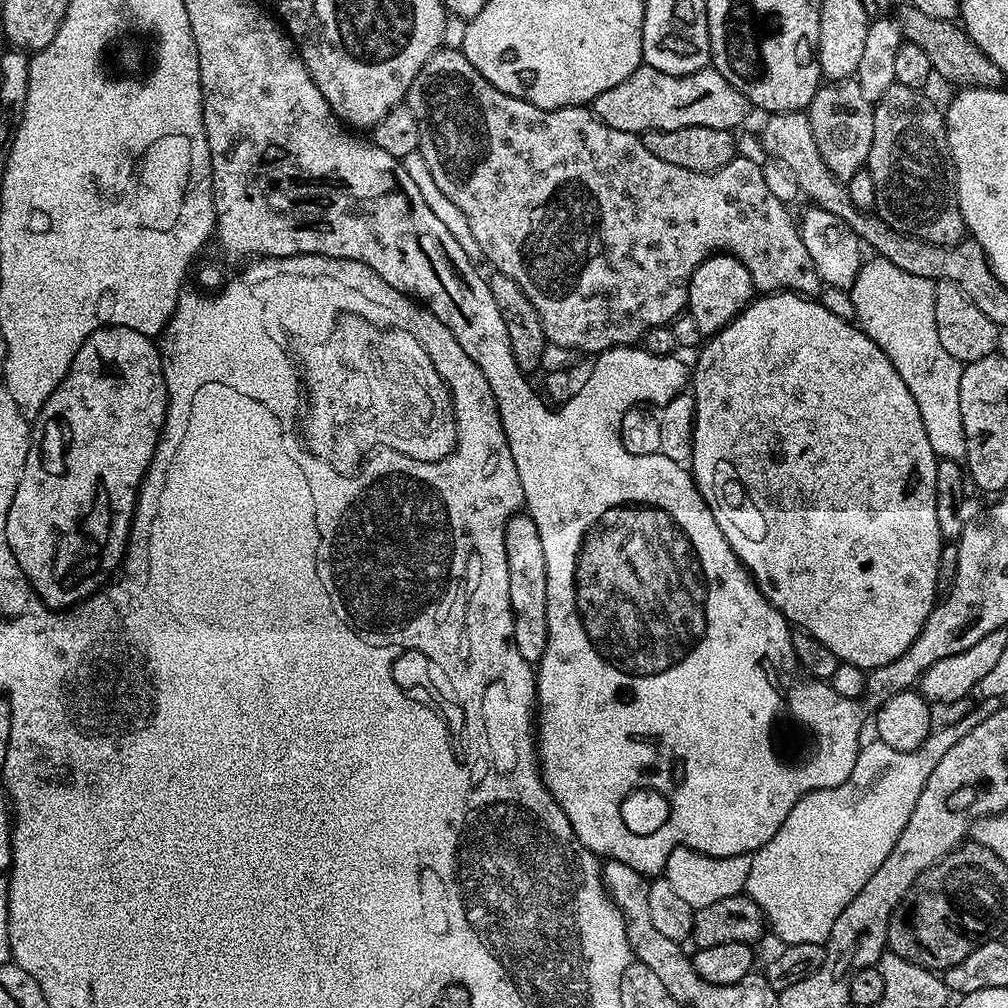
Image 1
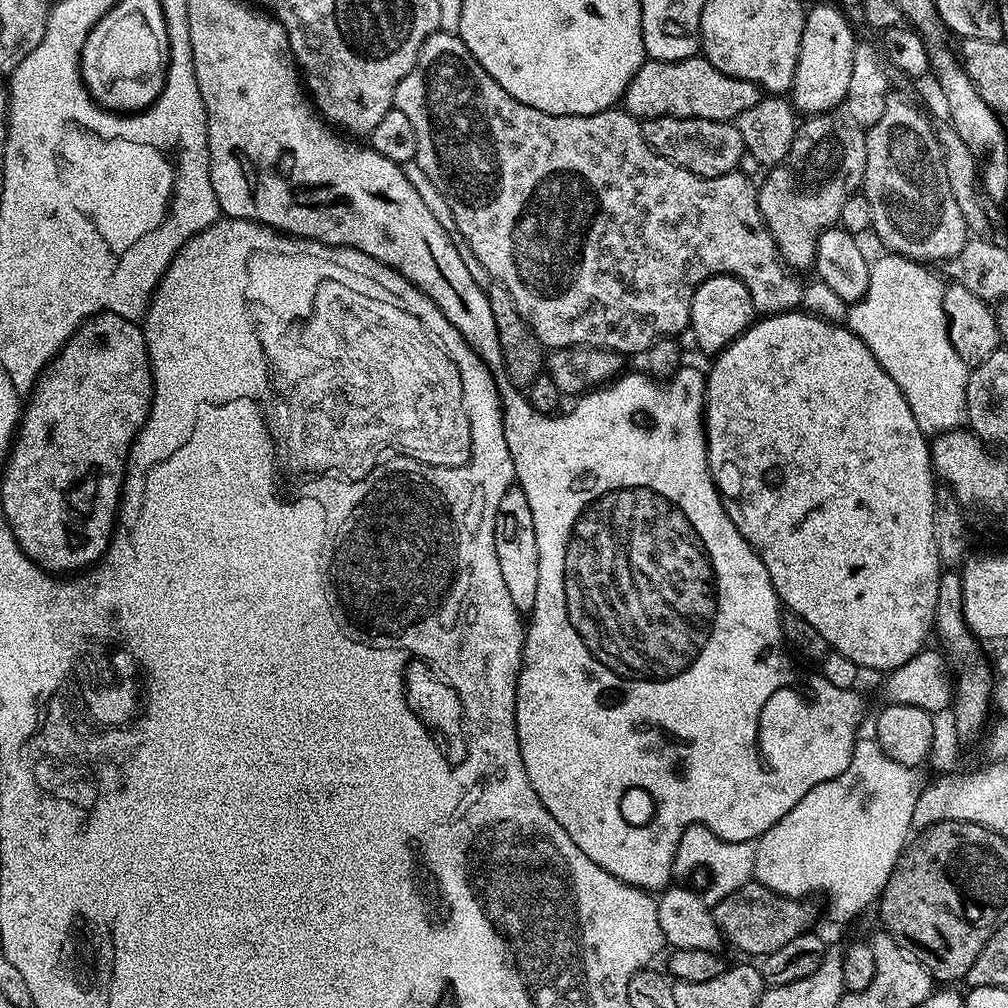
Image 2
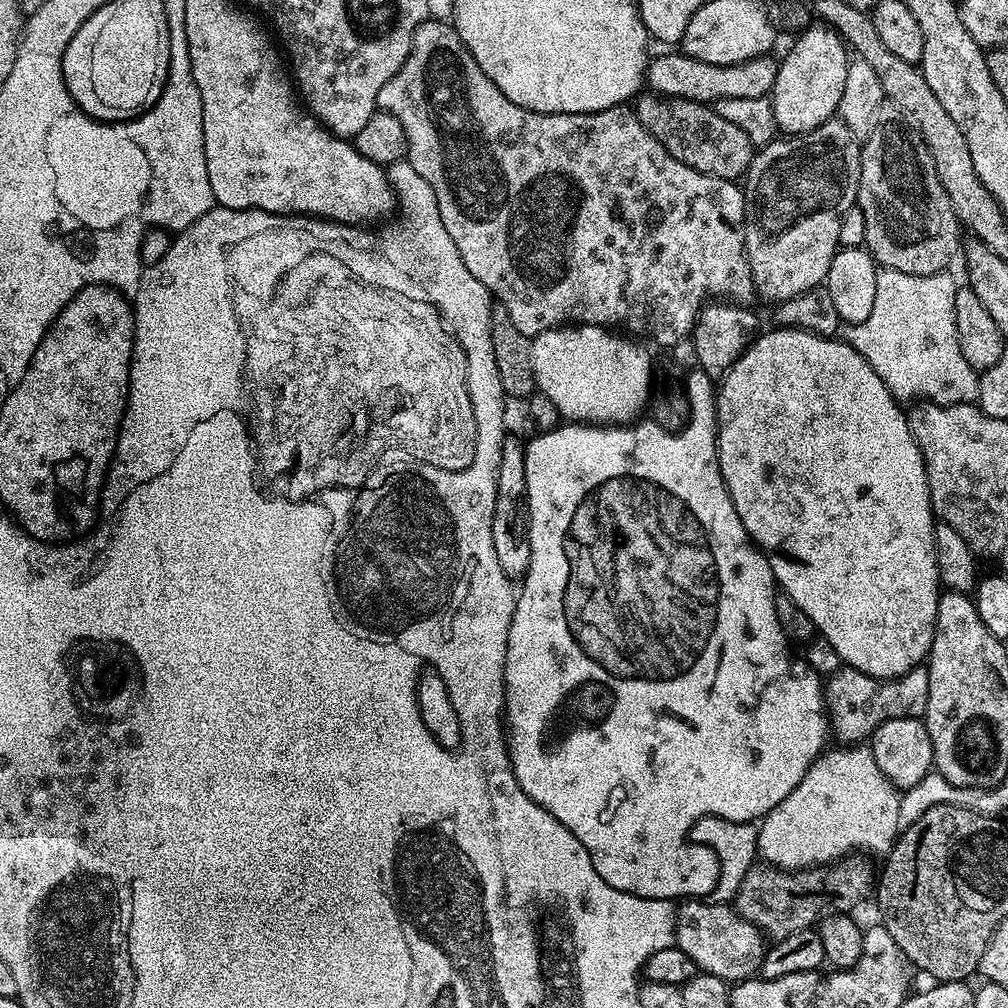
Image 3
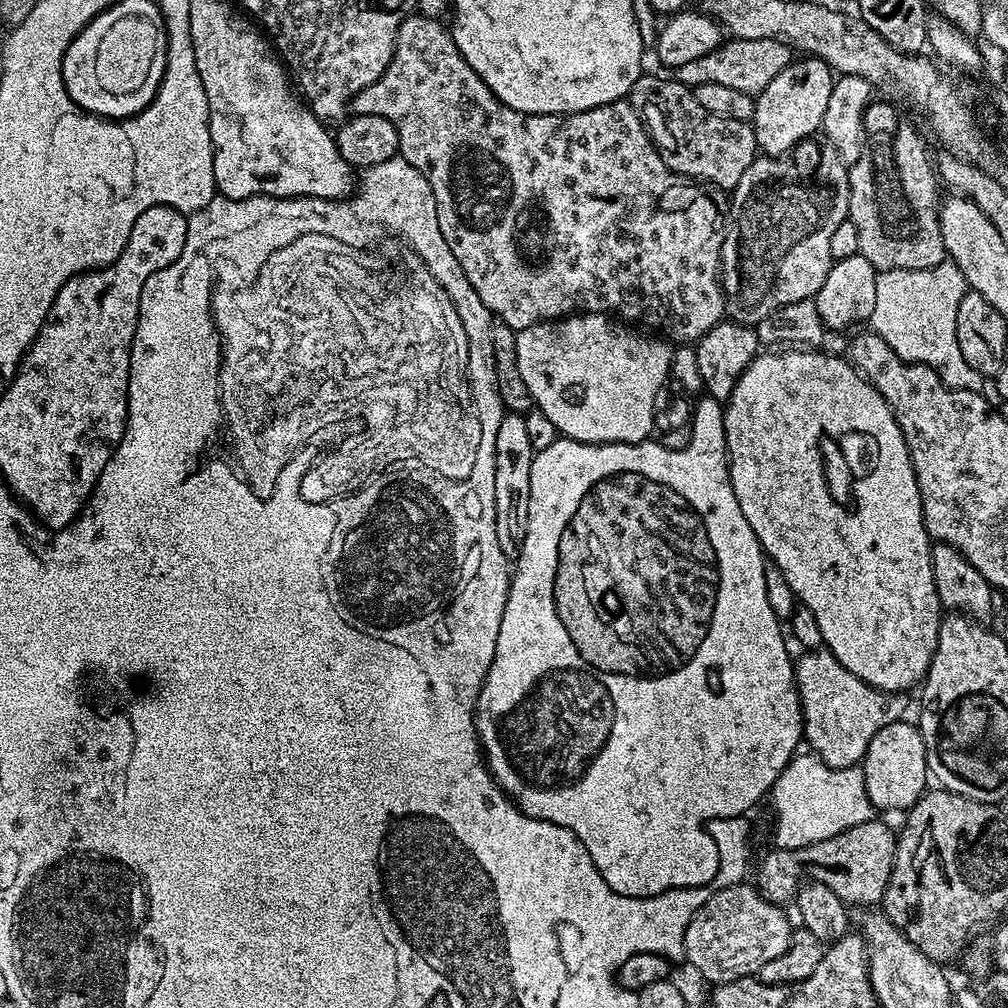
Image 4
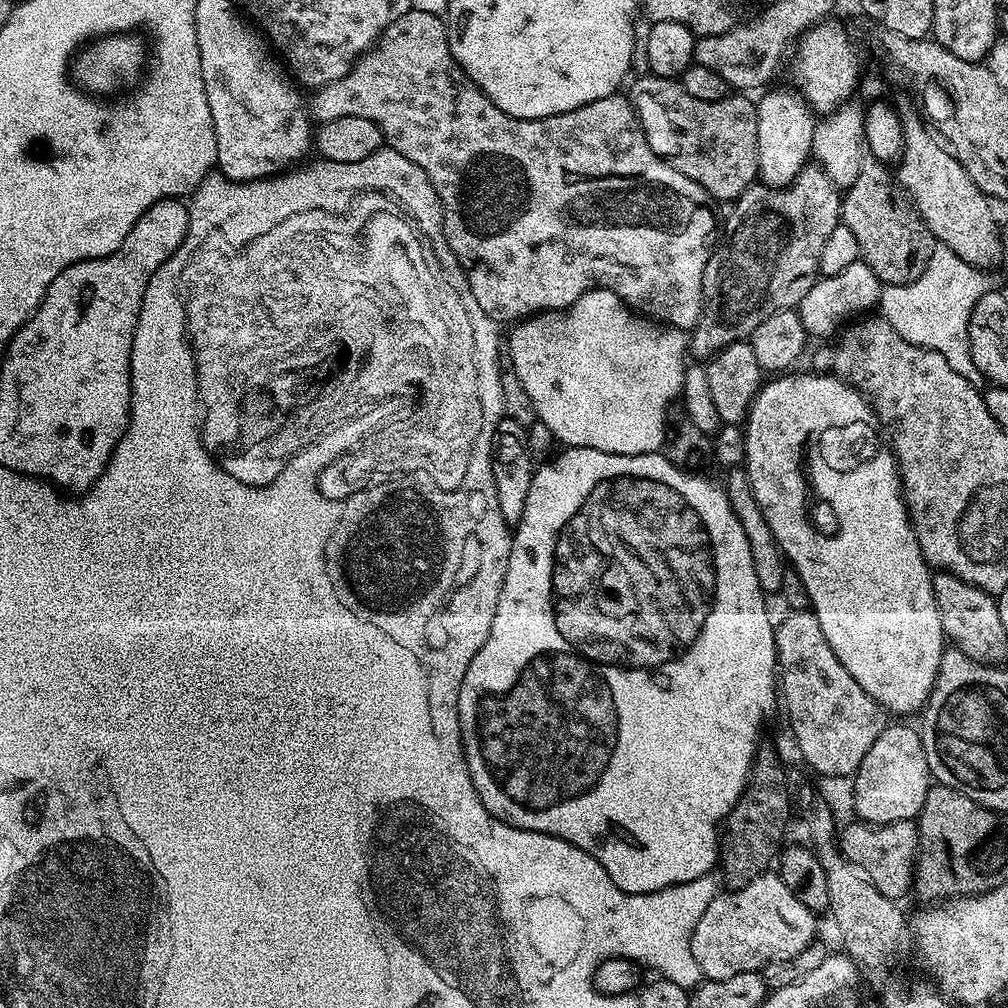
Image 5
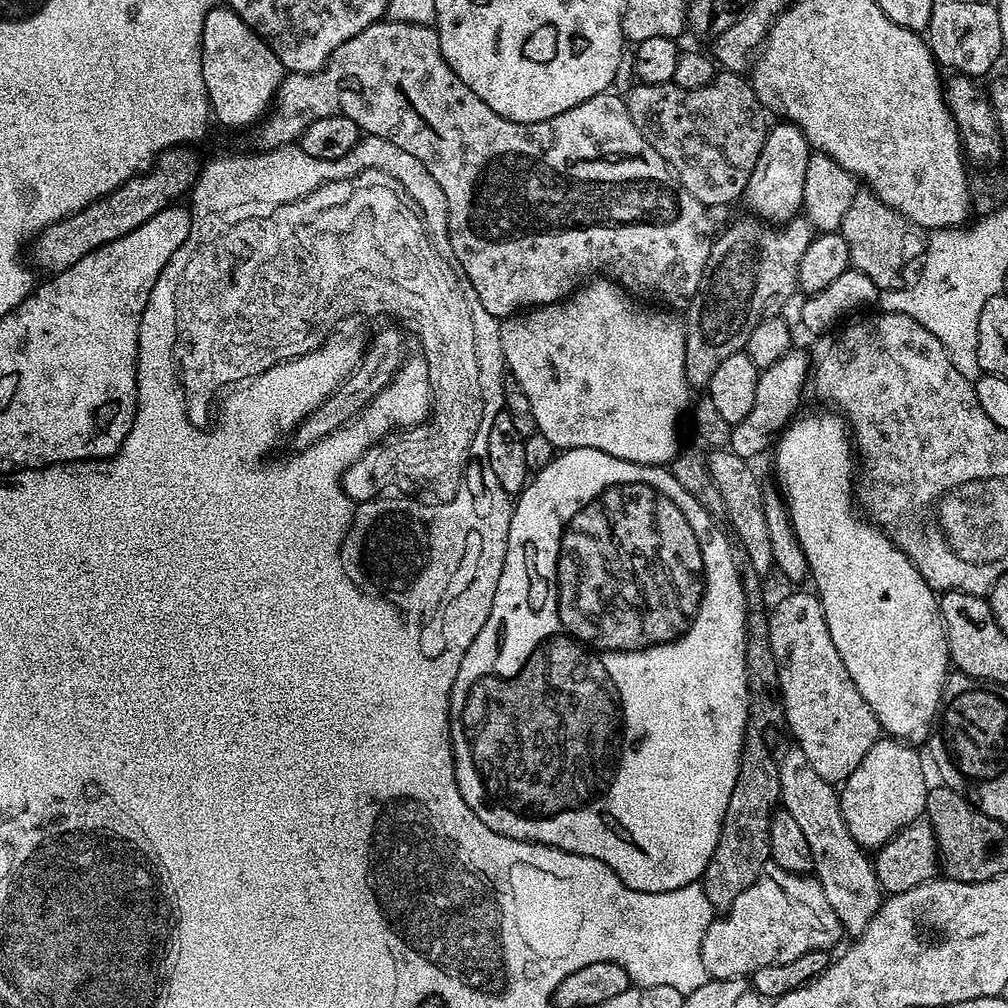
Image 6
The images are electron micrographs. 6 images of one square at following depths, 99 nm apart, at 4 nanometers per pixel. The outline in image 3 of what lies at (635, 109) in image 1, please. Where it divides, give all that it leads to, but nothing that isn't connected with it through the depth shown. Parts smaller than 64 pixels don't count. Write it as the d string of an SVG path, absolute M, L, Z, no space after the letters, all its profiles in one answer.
M676 50L665 52L668 52L665 56L653 55L649 59L646 73L647 87L658 96L673 96L712 106L722 98L762 98L768 96L774 86L778 64L775 59L772 61L771 55L758 56L734 66L710 66Z

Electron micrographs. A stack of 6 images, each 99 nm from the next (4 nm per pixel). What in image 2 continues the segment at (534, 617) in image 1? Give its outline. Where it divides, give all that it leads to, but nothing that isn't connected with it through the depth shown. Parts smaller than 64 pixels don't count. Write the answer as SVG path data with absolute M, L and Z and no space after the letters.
M519 486L508 488L506 494L502 494L502 502L498 502L498 514L494 518L494 554L498 554L498 566L502 569L502 579L506 582L510 602L520 613L531 613L534 598L538 595L538 542L534 534L534 514L530 514L530 502L526 502L526 494Z

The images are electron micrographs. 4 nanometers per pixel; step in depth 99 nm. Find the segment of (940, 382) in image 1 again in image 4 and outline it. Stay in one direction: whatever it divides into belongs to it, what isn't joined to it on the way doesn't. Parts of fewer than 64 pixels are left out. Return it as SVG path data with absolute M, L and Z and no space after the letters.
M951 262L922 270L903 268L881 272L876 278L874 314L870 321L871 331L878 333L894 350L894 354L901 356L909 364L925 364L934 368L946 386L983 393L986 377L971 368L966 363L966 358L962 358L962 350L958 350L958 308L967 291L969 286L964 280L962 270L958 270L958 266Z

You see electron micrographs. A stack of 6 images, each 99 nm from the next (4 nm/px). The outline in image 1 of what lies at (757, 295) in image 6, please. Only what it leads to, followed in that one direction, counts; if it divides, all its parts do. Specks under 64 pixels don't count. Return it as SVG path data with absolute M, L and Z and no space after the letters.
M855 78L825 83L814 94L806 111L810 130L814 130L814 142L818 142L818 150L823 154L828 169L845 182L854 174L861 172L868 163L870 146L874 142L874 104L873 101L866 98L866 94L862 94L862 86L858 86Z

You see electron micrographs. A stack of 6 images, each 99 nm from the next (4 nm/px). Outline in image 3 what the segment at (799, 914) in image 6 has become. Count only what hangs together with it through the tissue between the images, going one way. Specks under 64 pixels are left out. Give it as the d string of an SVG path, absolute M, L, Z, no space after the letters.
M692 898L687 902L681 903L679 905L677 914L676 914L676 939L674 941L675 947L681 948L682 950L686 950L686 954L690 954L690 958L692 961L696 963L697 969L701 973L717 976L718 978L722 978L723 980L727 980L729 982L735 982L738 980L746 980L749 979L759 969L760 963L764 961L764 953L766 951L766 937L763 932L757 930L753 924L750 922L746 922L746 918L742 918L739 914L736 913L735 907L729 906L728 908L724 904L708 904L712 902L705 902L700 898Z

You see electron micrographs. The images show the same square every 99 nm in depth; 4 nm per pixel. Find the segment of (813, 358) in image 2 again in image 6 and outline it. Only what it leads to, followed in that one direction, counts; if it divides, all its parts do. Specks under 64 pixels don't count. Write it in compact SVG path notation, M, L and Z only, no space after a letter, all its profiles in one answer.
M829 413L797 415L779 433L774 444L775 483L784 497L802 554L806 554L810 580L816 583L814 592L820 597L830 638L834 638L834 650L838 650L854 686L858 686L858 694L866 698L866 706L874 710L874 718L878 718L881 729L891 739L920 746L934 731L942 690L950 675L940 602L926 578L922 578L908 560L908 555L886 533L864 519L854 505L854 446L844 418Z

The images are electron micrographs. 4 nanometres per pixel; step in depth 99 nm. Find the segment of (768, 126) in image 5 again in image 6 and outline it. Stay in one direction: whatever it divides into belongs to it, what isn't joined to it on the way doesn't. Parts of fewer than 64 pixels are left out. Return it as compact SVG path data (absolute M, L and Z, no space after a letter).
M776 122L769 127L768 137L762 146L762 154L754 166L754 174L750 174L750 182L746 186L742 200L748 203L753 213L765 222L780 226L793 219L801 211L804 203L804 187L806 186L806 166L810 149L807 138L798 130L798 126L787 122Z

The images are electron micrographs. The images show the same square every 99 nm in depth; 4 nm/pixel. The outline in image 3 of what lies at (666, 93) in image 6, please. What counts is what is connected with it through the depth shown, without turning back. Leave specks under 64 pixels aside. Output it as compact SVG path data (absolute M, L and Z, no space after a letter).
M641 95L635 101L636 117L667 152L678 158L678 162L702 174L727 180L739 181L747 173L754 149L746 130L738 130L738 126L726 122L726 118L716 113L715 107L707 104L690 102L673 96L647 95Z

